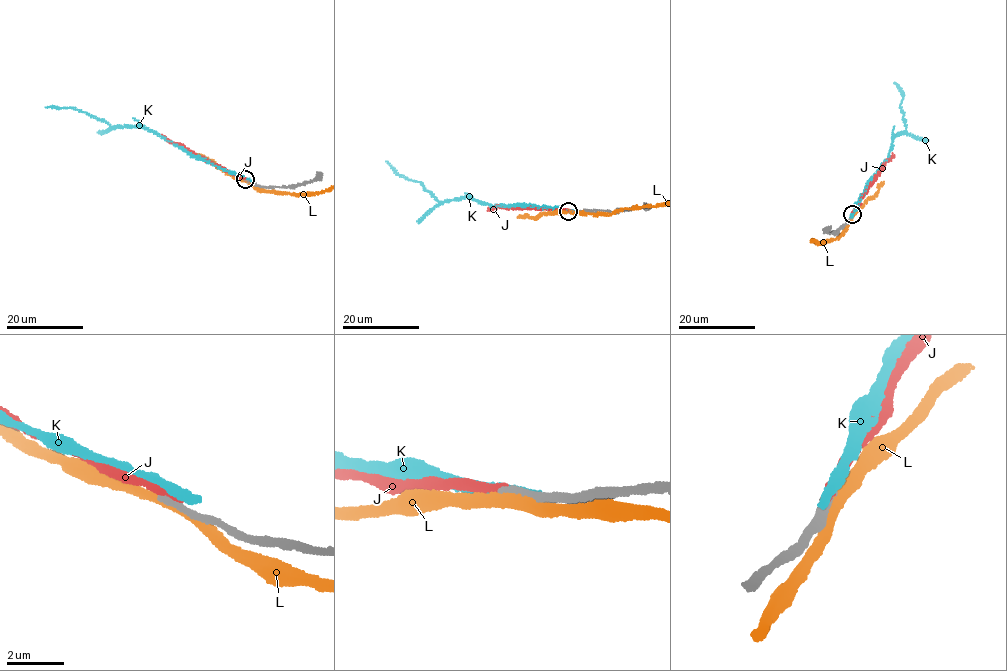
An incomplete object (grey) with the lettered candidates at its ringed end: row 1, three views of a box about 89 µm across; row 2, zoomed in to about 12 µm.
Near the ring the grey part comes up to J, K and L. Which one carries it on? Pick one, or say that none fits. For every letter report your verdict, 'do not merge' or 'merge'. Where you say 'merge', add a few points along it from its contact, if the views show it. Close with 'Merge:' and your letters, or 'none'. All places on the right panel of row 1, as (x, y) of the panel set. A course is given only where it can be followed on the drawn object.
J: do not merge
K: do not merge
L: do not merge
Merge: none

